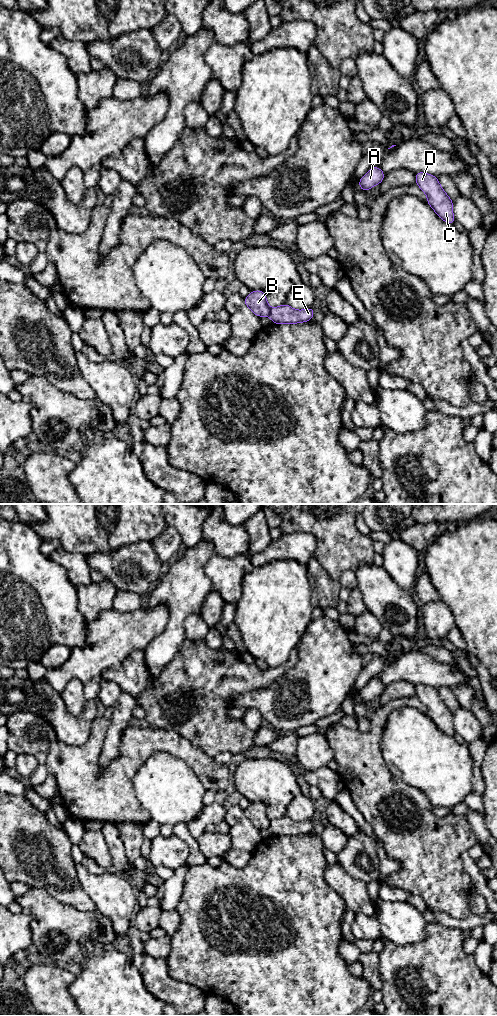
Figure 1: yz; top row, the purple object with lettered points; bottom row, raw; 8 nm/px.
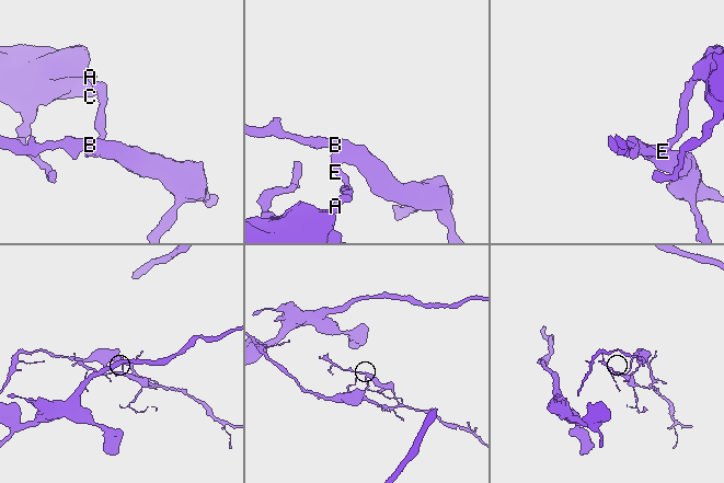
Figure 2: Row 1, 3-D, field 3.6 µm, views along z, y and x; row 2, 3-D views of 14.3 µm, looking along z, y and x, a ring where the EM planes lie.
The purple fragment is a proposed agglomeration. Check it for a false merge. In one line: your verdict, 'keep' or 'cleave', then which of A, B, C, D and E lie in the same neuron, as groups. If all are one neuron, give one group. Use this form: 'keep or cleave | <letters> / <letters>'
cleave | A C D E / B

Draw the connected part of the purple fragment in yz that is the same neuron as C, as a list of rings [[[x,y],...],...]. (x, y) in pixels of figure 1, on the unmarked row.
[[[423,684],[415,685],[416,696],[427,707],[427,715],[444,734],[454,736],[453,713],[441,699],[436,688]]]

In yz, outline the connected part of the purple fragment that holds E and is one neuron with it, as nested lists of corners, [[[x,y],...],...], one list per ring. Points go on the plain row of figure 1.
[[[285,815],[276,820],[272,820],[269,828],[274,836],[296,836],[310,833],[314,825],[313,819],[304,822],[295,822]]]

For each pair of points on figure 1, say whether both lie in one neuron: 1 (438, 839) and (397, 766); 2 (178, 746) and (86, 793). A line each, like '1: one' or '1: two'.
1: two
2: one

